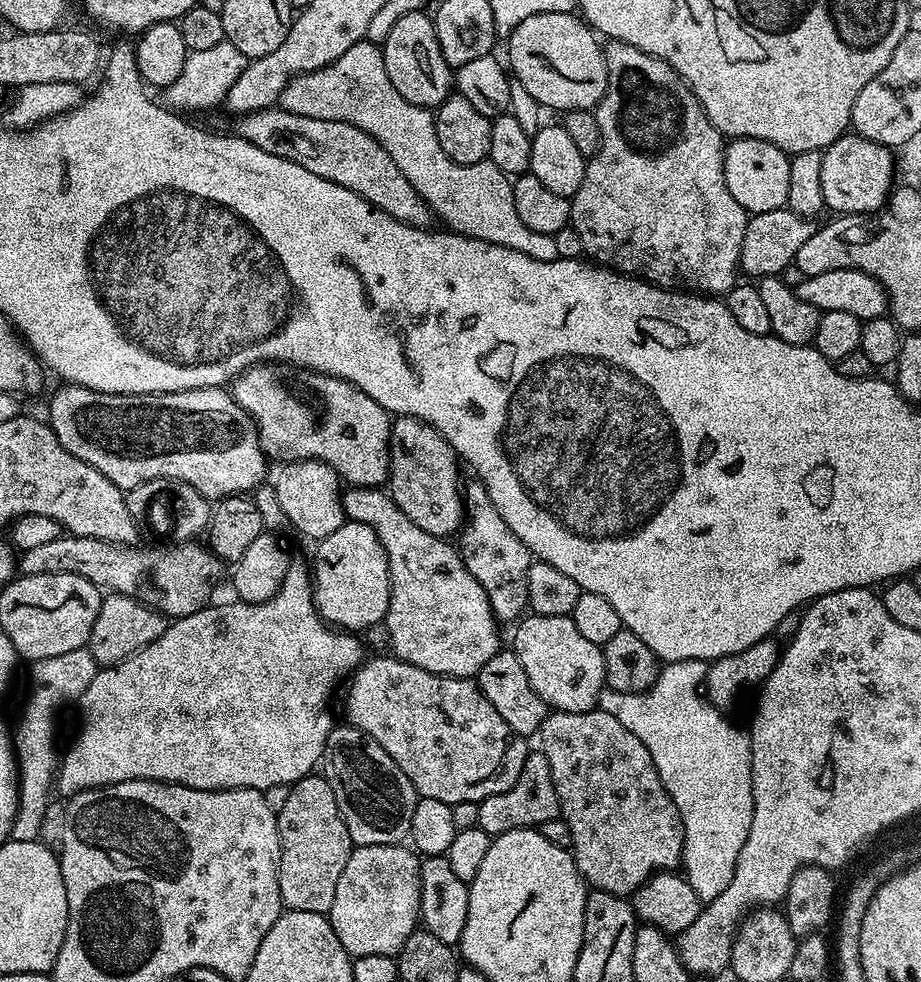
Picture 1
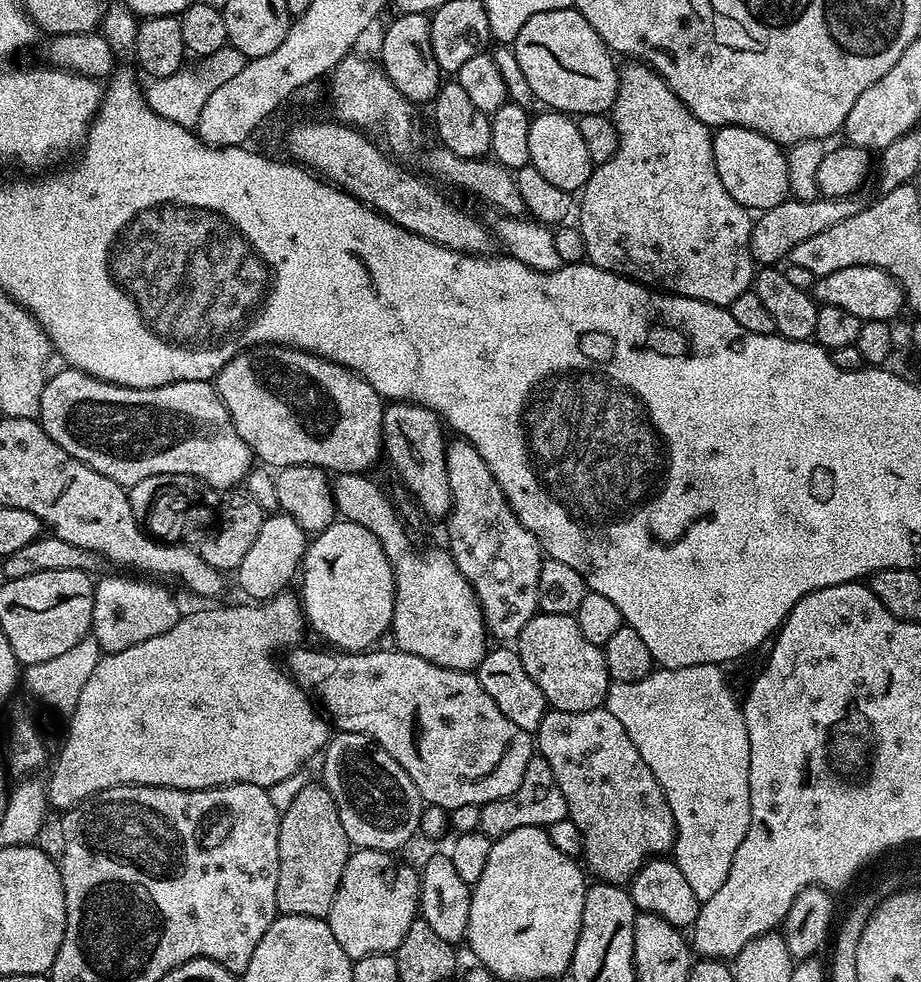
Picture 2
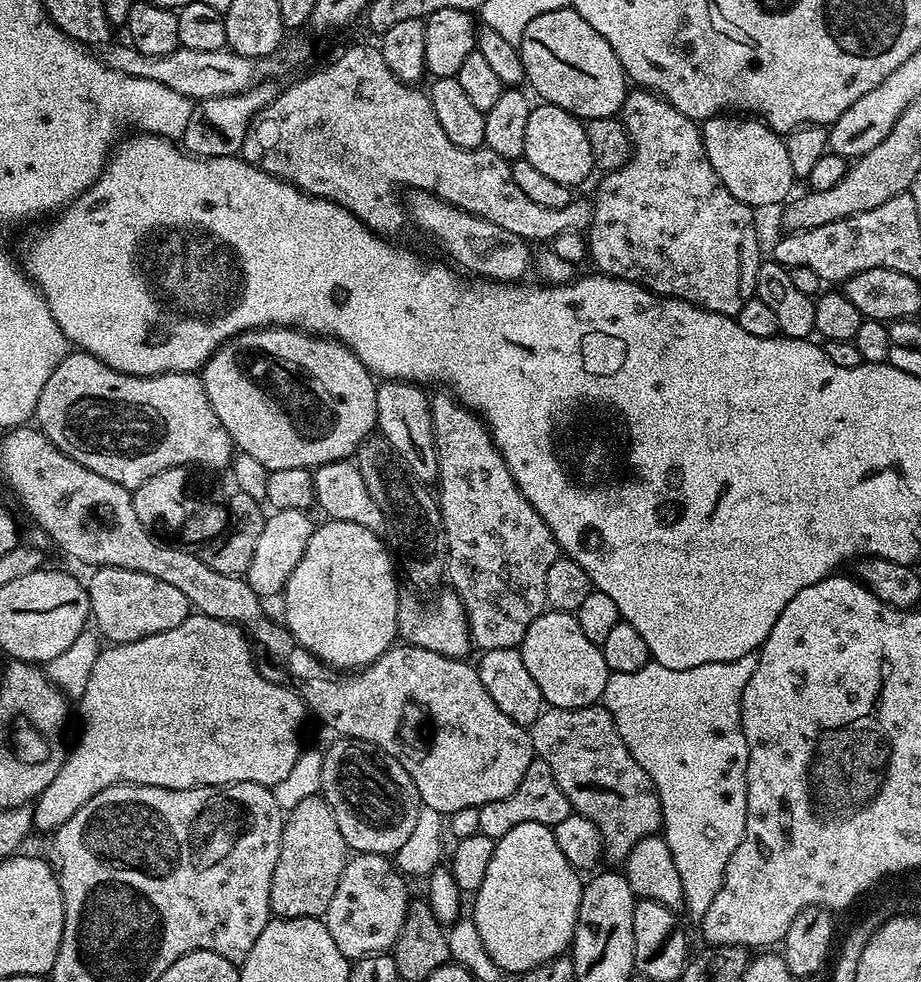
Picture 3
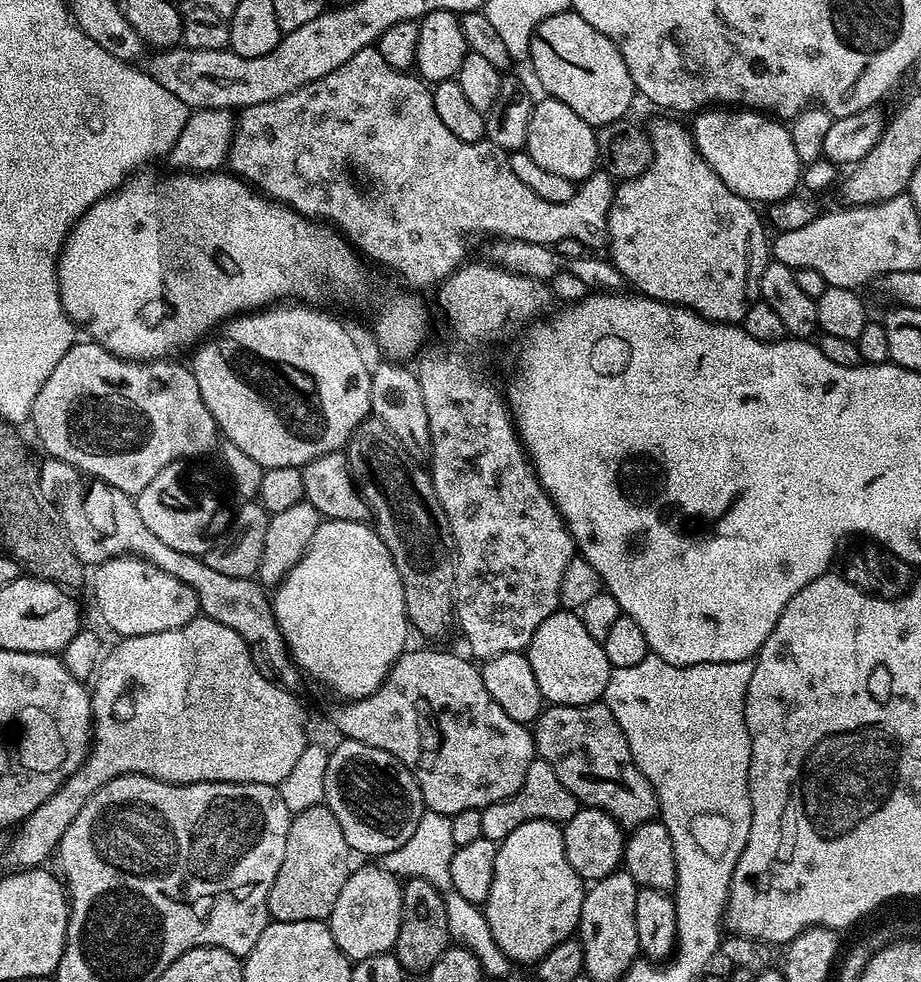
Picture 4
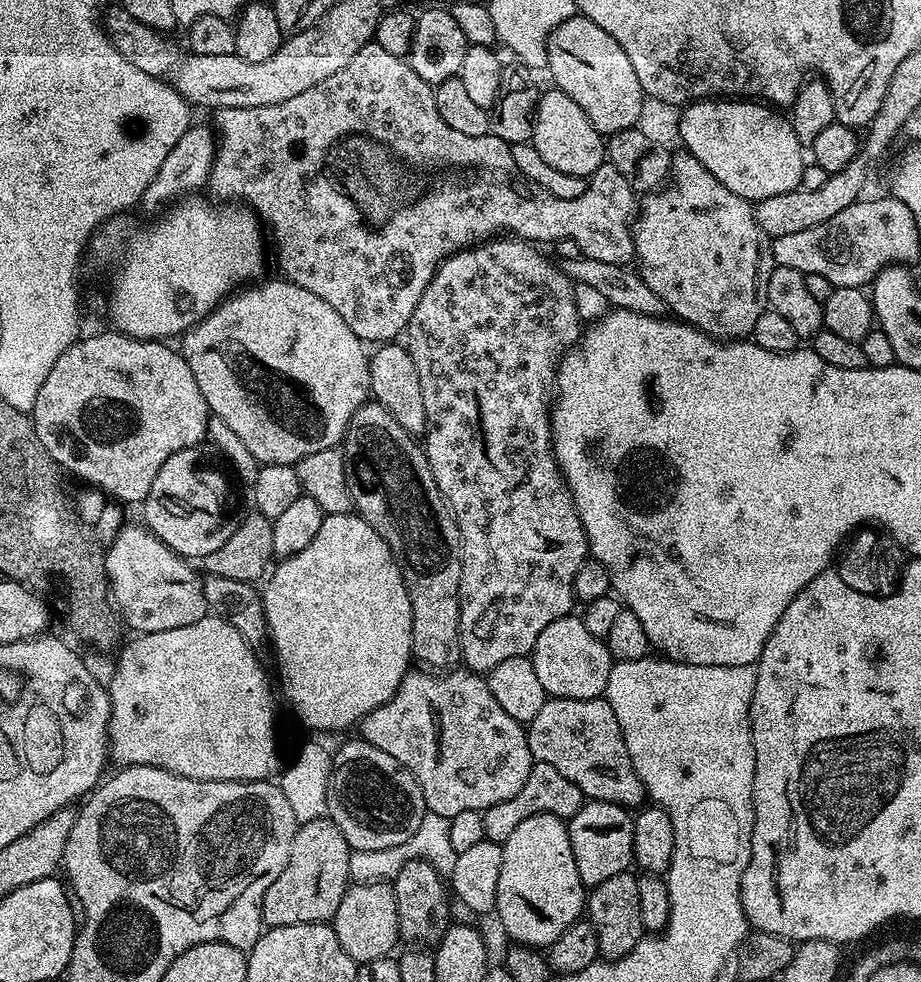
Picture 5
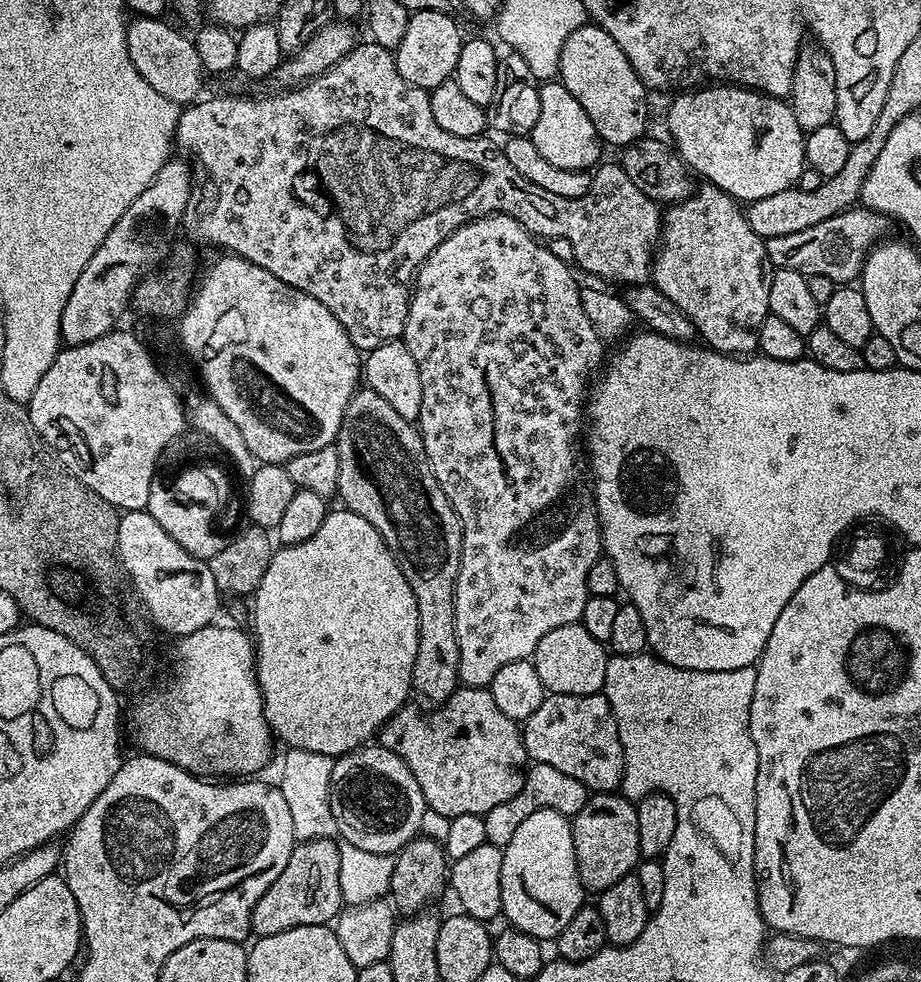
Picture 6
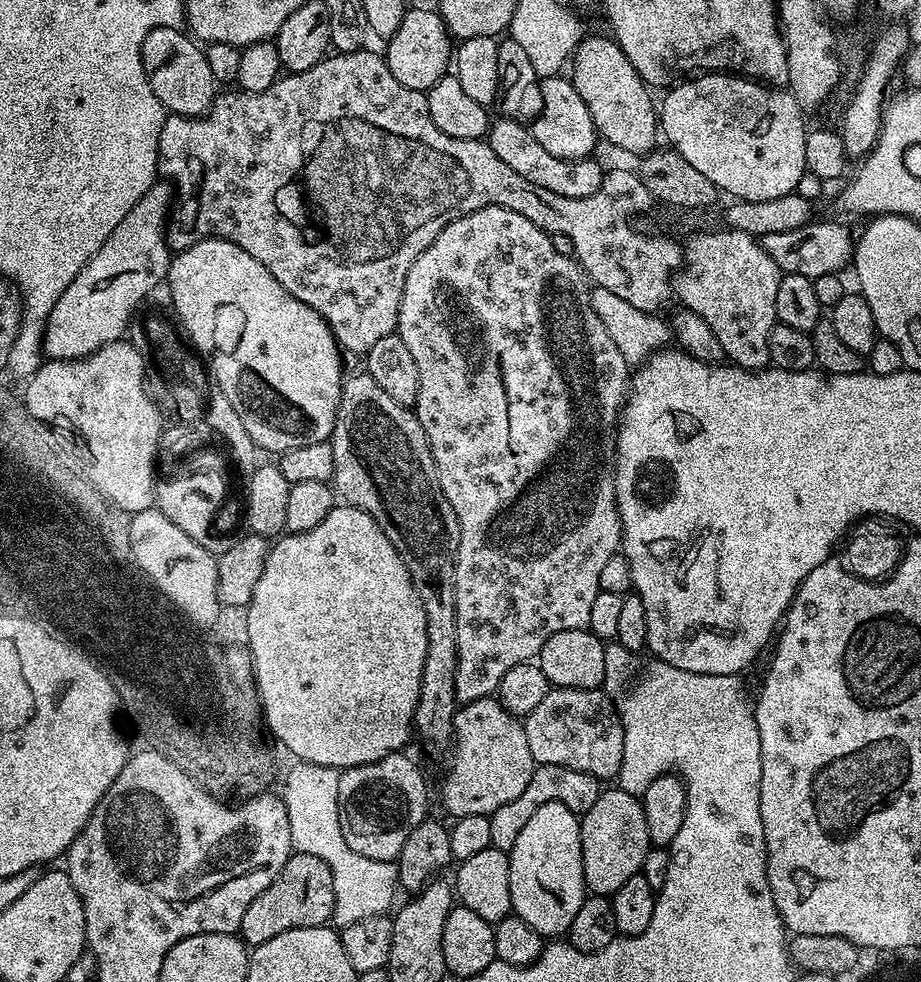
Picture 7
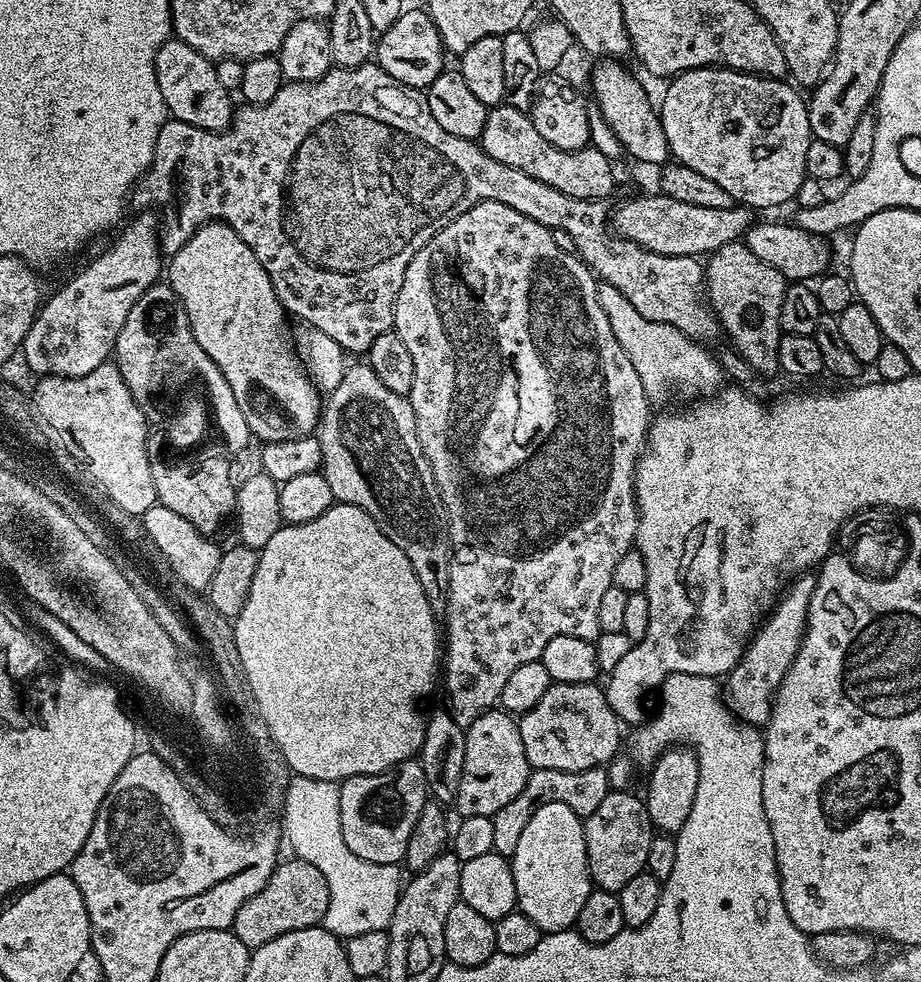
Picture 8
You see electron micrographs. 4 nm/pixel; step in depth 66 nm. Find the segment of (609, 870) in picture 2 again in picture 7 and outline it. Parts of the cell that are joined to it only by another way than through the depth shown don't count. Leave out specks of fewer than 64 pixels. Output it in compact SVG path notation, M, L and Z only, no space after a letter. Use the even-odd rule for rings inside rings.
M549 687L546 698L522 723L537 765L570 766L570 770L582 770L601 782L619 777L624 731L617 705L600 688Z

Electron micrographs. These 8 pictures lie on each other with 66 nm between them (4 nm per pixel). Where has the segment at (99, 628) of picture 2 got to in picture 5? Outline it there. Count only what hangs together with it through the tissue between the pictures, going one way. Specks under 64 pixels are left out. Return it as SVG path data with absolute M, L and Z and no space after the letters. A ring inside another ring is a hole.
M121 527L120 531L107 545L108 552L103 553L104 573L108 576L108 590L111 603L121 621L133 628L133 633L161 632L162 630L178 630L178 626L190 626L190 622L198 622L209 615L204 581L201 573L195 572L193 565L185 557L170 550L147 527Z

